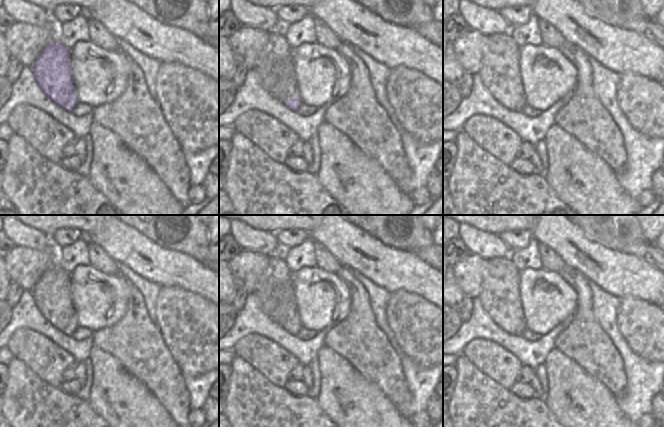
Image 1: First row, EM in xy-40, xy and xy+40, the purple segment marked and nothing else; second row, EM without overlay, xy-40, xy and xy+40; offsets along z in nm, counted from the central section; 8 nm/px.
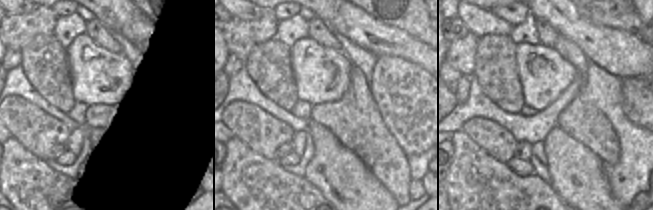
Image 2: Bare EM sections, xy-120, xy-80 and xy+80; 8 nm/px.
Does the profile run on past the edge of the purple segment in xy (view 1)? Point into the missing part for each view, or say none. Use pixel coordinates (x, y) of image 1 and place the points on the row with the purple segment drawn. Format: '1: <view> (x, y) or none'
1: none

